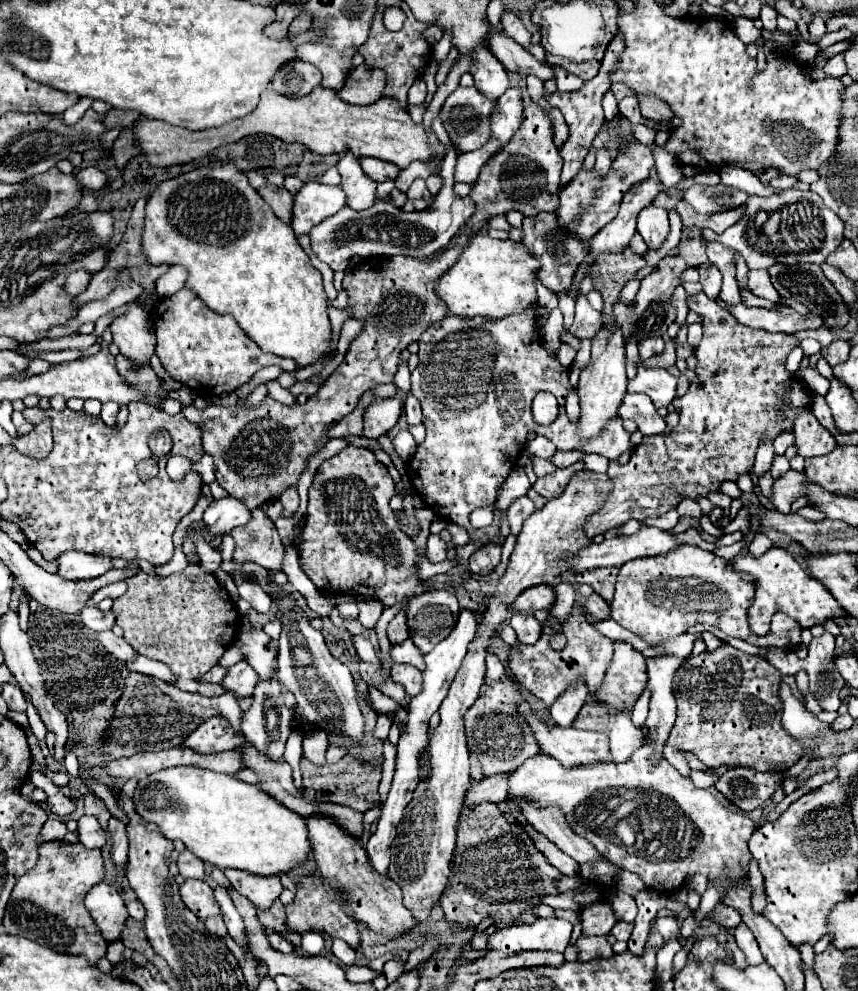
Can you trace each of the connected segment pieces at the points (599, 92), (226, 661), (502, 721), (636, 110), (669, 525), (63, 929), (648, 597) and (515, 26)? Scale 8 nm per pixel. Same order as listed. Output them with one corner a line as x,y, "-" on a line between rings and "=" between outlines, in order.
617,34
617,36
613,38
613,42
609,44
607,52
605,52
605,58
603,58
603,62
601,62
599,74
597,74
593,80
585,82
585,86
583,86
581,90
577,90
577,92
555,92
555,94
547,94
549,104
555,106
555,108
559,108
559,110
563,112
569,128
569,140
559,148
559,154
561,154
561,158
563,158
561,186
567,186
567,184
577,176
577,172
583,168
583,160
585,160
585,156
587,156
587,152
589,152
589,148
591,148
591,144
593,144
593,138
595,138
603,122
605,122
602,108
603,94
605,94
605,92
609,90
609,86
611,86
611,84
609,84
609,72
611,72
611,68
615,66
615,62
617,62
617,58
619,58
619,54
621,54
623,48
625,48
625,42
621,40
621,34
=
229,647
224,655
219,659
217,665
221,665
225,668
229,668
235,665
237,662
241,661
242,656
240,650
235,647
=
489,654
487,674
481,686
481,696
475,700
475,704
465,714
467,746
481,760
485,776
513,770
519,764
523,764
527,758
533,758
535,754
539,754
533,734
529,732
529,728
525,728
525,720
521,720
517,712
513,712
513,704
521,704
521,700
525,698
521,696
517,682
513,682
507,676
505,666
499,662
499,658
495,654
=
627,96
621,102
618,103
618,109
620,113
626,117
631,124
645,124
649,128
657,132
660,125
655,120
648,120
642,117
639,102
636,96
=
671,509
669,512
657,517
649,517
643,520
647,526
654,526
663,530
671,530
679,521
679,515
676,509
=
53,840
41,844
37,864
25,872
13,888
3,918
5,932
35,940
37,944
55,952
87,956
87,960
95,964
101,956
105,956
107,942
103,936
99,936
99,930
93,924
83,898
103,878
105,866
101,850
87,850
81,842
69,844
=
681,546
669,556
637,558
621,566
611,602
611,618
649,644
681,636
693,624
709,624
753,646
799,646
803,628
783,612
773,616
773,630
769,636
753,636
749,632
747,608
751,606
753,594
755,578
751,574
735,570
729,560
723,560
713,552
697,546
=
503,12
501,16
501,24
503,24
503,32
505,36
513,38
517,44
521,44
525,50
529,50
539,62
545,62
543,58
543,50
539,46
531,44
531,34
525,30
523,22
513,14
513,12

